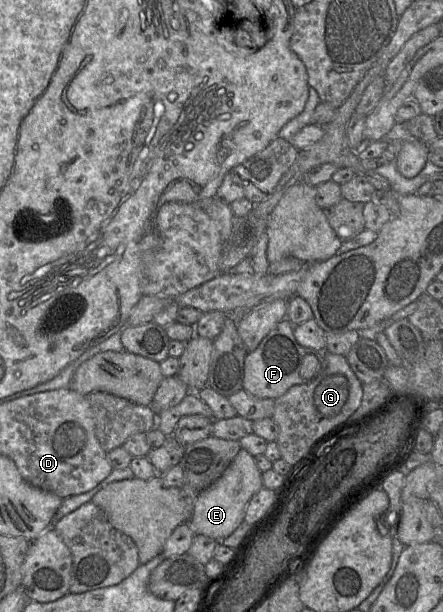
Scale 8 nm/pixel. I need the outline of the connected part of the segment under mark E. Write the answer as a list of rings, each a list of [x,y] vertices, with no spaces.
[[[240,449],[219,479],[198,495],[188,522],[191,530],[221,543],[243,522],[249,500],[262,487],[262,472],[256,466],[254,456]]]

